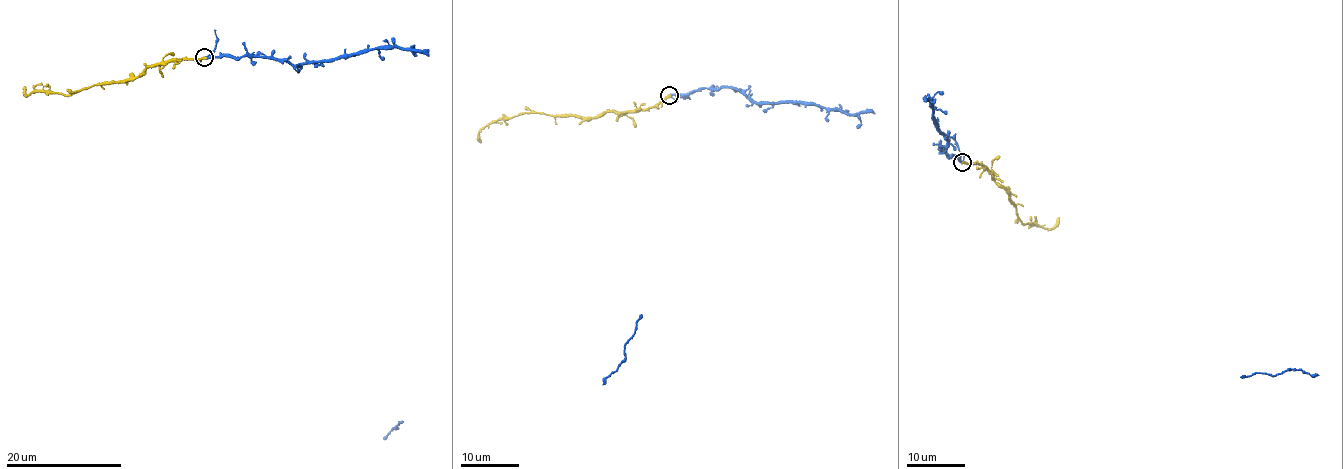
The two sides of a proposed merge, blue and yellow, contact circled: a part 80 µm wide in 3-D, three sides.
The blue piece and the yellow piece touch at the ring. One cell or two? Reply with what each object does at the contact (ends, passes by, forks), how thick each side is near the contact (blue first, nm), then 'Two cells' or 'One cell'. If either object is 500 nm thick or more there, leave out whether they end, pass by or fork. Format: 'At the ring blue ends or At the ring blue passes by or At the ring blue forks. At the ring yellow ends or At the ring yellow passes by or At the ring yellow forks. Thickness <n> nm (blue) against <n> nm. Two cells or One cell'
At the ring blue passes by. At the ring yellow ends. Thickness 240 nm (blue) against 360 nm. One cell

